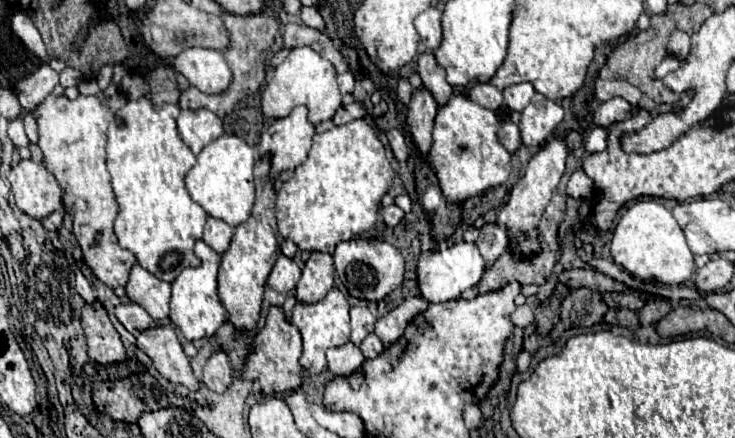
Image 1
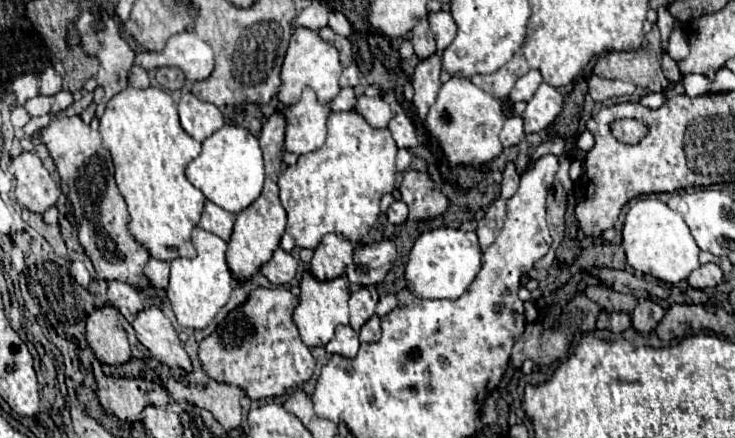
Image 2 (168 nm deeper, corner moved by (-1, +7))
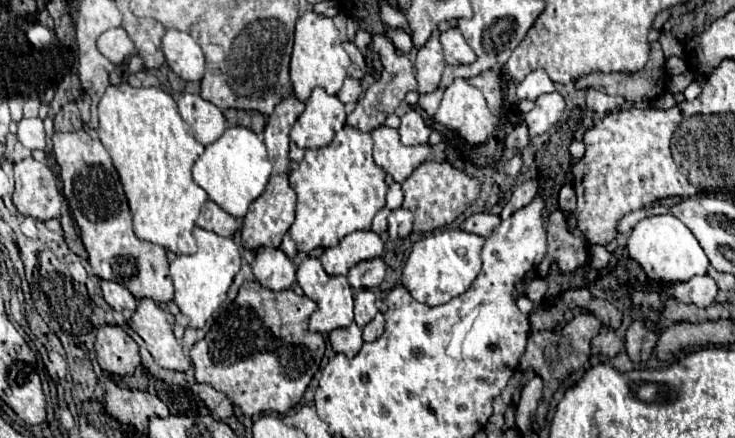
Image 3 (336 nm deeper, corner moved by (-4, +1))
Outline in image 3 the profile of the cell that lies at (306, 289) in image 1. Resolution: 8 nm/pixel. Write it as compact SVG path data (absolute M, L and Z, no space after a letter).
M353 231L337 247L325 249L321 255L329 275L345 275L359 261L381 257L383 241L375 231Z

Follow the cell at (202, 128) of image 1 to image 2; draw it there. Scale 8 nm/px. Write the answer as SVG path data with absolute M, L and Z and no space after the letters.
M182 93L178 103L180 123L196 141L204 141L224 125L224 117L216 105L200 101L192 93Z

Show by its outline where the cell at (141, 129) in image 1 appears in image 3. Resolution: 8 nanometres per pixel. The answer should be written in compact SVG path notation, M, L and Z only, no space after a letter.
M119 83L107 87L105 95L97 105L97 113L99 113L97 133L119 173L123 191L127 195L133 213L135 235L139 239L157 243L177 255L193 255L197 247L191 229L195 227L197 215L203 203L207 201L207 193L193 181L191 167L195 159L201 155L203 145L193 137L189 125L181 119L175 99L157 87L131 87L129 83Z

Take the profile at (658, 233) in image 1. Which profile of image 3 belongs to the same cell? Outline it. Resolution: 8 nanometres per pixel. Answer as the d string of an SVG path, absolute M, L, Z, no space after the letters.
M657 215L645 217L635 227L631 237L627 239L629 255L645 269L649 279L663 279L663 281L687 281L695 275L705 275L709 267L709 259L701 249L695 235L683 225L675 215Z

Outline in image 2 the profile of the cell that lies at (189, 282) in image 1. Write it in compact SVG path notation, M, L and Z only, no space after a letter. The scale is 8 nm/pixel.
M194 227L192 243L198 255L194 259L174 259L170 263L170 285L166 293L172 311L182 327L204 329L214 321L216 313L226 305L232 293L232 275L228 271L226 257L224 257L226 241L200 227Z

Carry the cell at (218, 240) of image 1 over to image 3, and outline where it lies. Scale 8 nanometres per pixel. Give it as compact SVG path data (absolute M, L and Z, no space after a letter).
M211 199L205 201L205 205L201 207L201 215L197 219L197 225L207 229L207 231L215 231L217 235L233 235L239 227L237 219L231 217L229 213L225 213L217 203L213 203Z

